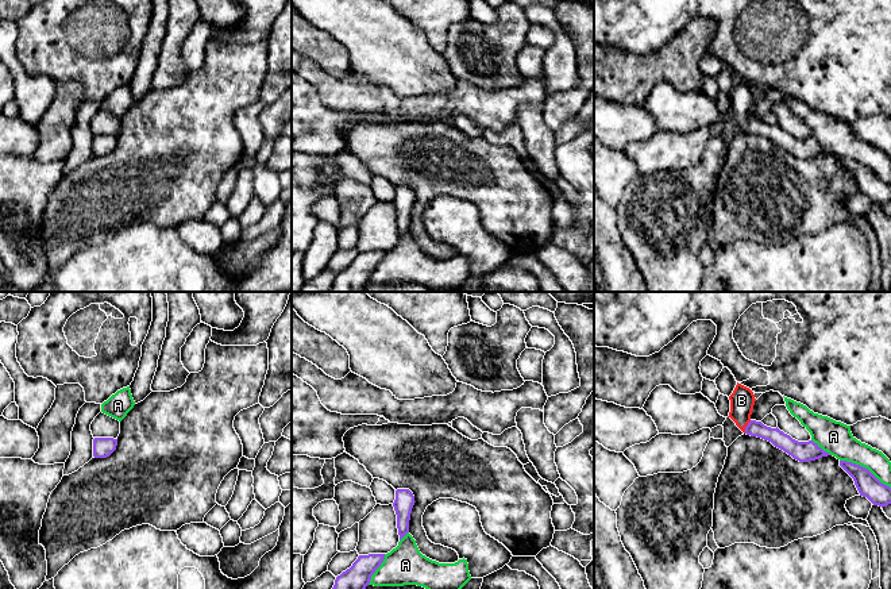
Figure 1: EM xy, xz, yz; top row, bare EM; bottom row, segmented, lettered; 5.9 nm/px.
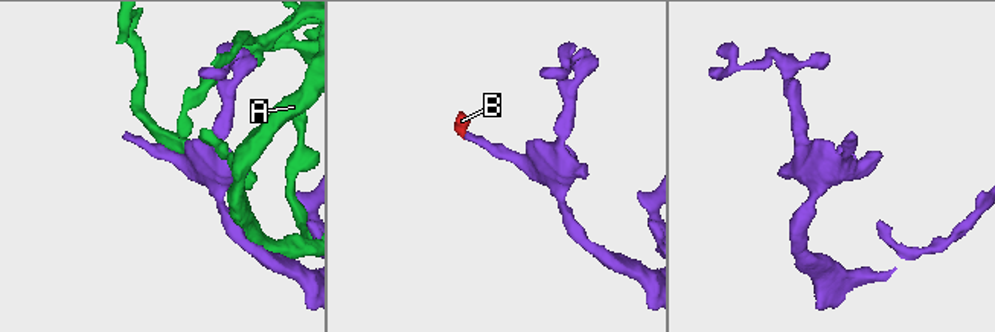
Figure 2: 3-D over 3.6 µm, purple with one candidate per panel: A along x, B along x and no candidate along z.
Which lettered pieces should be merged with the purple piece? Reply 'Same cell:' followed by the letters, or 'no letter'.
Same cell: B

